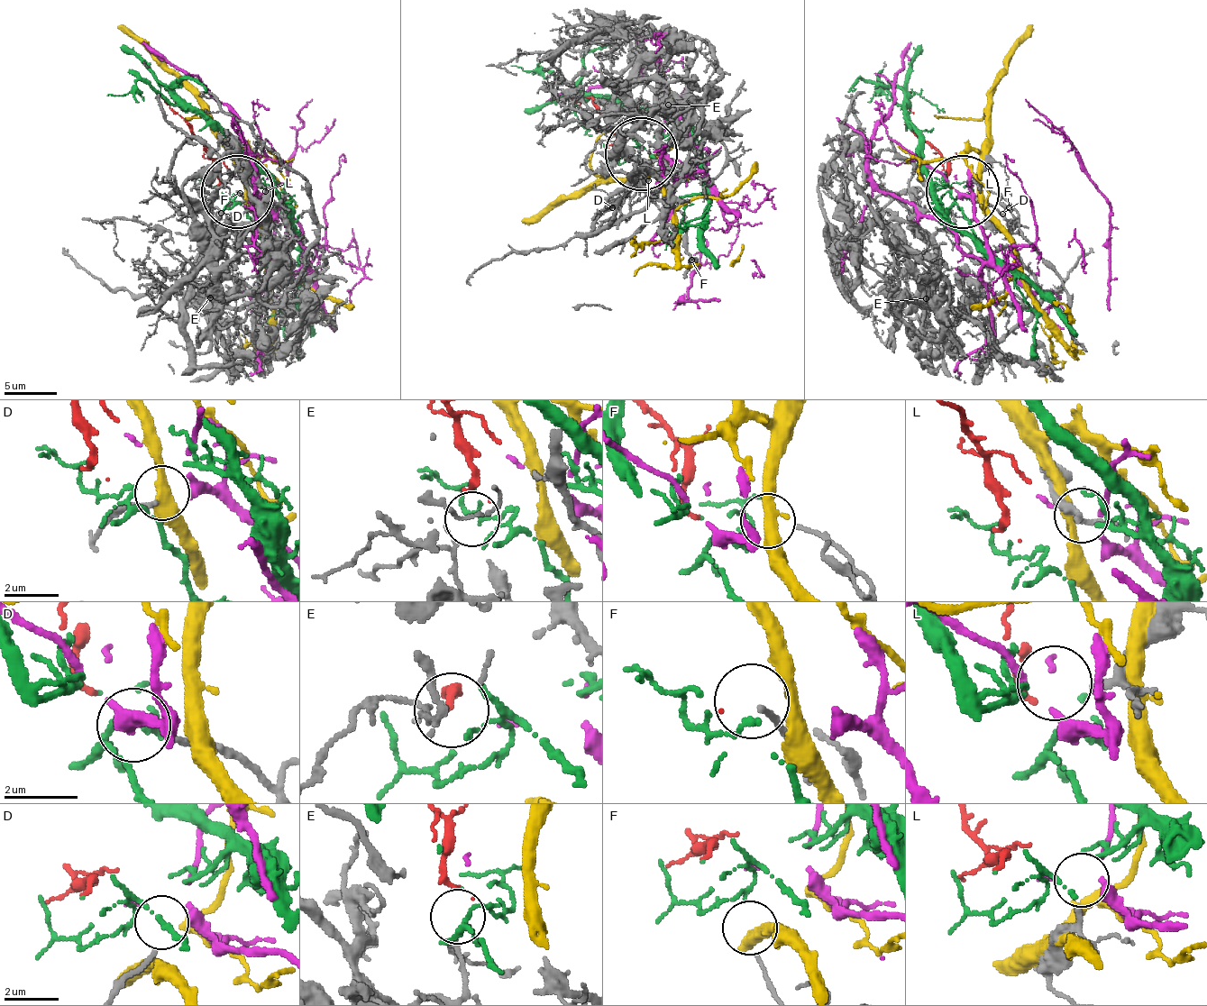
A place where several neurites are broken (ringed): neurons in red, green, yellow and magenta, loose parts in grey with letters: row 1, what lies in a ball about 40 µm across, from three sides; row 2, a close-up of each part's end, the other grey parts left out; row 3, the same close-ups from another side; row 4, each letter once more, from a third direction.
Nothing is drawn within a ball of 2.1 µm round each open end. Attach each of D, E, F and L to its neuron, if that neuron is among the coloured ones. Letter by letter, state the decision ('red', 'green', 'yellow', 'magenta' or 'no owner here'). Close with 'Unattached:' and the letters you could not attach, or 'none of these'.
D: no owner here
E: red
F: no owner here
L: green
Unattached: D, F

